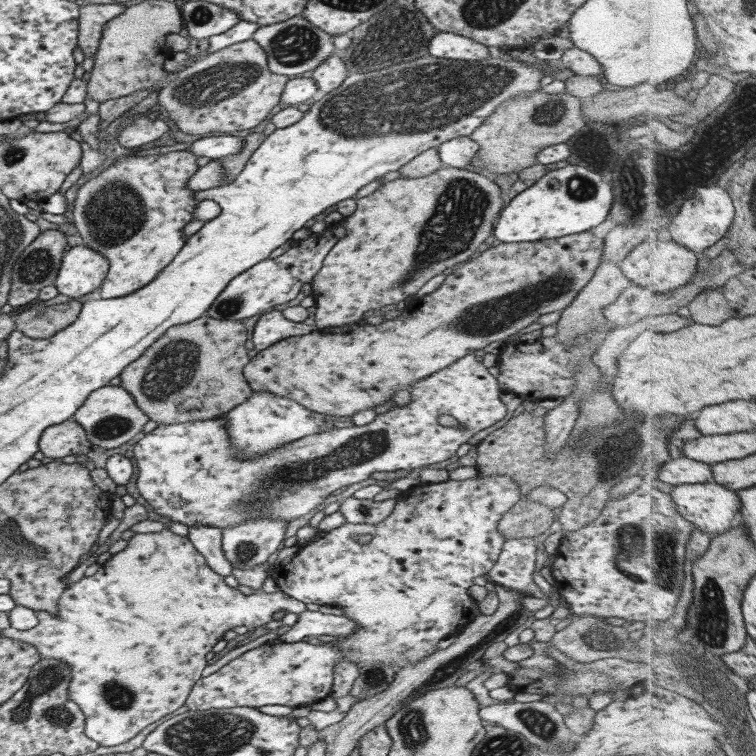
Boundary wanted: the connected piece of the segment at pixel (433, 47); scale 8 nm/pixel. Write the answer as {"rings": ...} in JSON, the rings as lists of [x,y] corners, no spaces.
{"rings":[[[438,32],[427,44],[428,54],[435,58],[453,60],[481,60],[489,54],[489,49],[481,43],[457,34]]]}

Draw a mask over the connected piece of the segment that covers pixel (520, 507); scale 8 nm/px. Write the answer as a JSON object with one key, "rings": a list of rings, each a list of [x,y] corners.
{"rings":[[[521,498],[497,521],[497,531],[505,539],[535,537],[547,530],[555,519],[551,508],[539,502]]]}

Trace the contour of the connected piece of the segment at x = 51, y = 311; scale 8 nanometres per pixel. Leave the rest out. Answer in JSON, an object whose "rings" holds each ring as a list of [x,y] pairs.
{"rings":[[[76,300],[50,306],[34,305],[14,318],[14,328],[27,338],[51,338],[57,330],[75,322],[81,305]]]}

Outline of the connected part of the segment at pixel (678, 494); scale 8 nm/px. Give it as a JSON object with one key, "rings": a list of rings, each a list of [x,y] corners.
{"rings":[[[715,481],[695,484],[685,483],[669,488],[669,490],[676,503],[677,511],[680,512],[682,517],[695,523],[696,528],[713,533],[713,536],[727,532],[736,525],[739,519],[742,510],[740,494],[736,490],[721,485],[721,483]]]}

